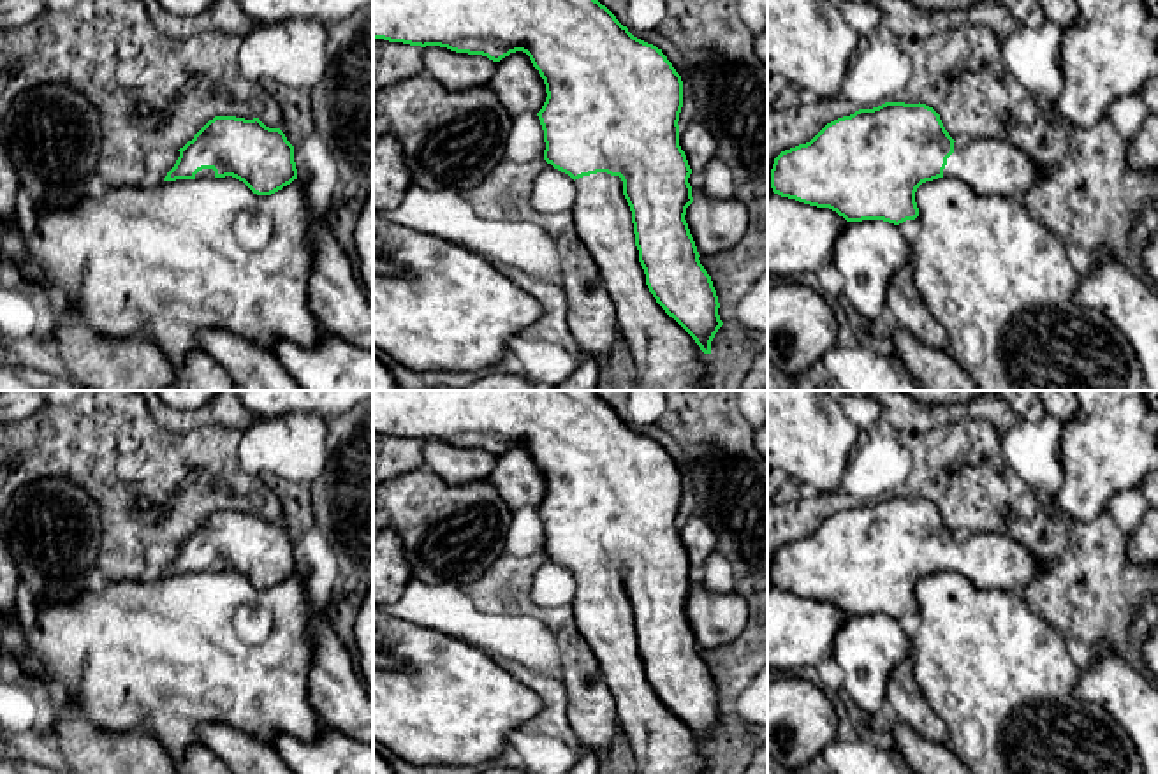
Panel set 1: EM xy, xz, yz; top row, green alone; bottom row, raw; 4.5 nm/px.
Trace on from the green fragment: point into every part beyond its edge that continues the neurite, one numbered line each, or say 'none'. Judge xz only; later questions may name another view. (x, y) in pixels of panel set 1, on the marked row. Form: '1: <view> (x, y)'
1: xz (666, 357)

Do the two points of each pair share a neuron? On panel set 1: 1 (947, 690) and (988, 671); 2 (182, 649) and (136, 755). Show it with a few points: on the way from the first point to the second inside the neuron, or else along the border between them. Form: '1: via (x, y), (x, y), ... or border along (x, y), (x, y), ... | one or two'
1: via (958, 679), (967, 671), (977, 671) | one
2: border along (104, 732), (148, 732), (171, 755) | two

